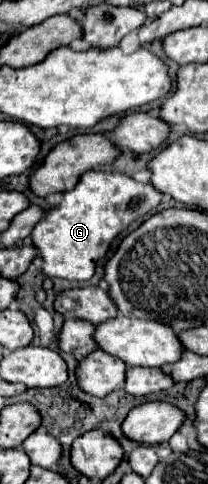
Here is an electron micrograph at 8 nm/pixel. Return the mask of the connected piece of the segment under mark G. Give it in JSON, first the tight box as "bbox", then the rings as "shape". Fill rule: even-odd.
{"bbox":[33,170,163,282],"shape":[[[89,170],[79,184],[63,194],[57,208],[51,208],[33,228],[33,244],[43,256],[43,274],[65,280],[87,282],[95,274],[95,264],[107,256],[111,242],[127,230],[133,220],[145,218],[163,202],[163,192],[117,172]]]}

